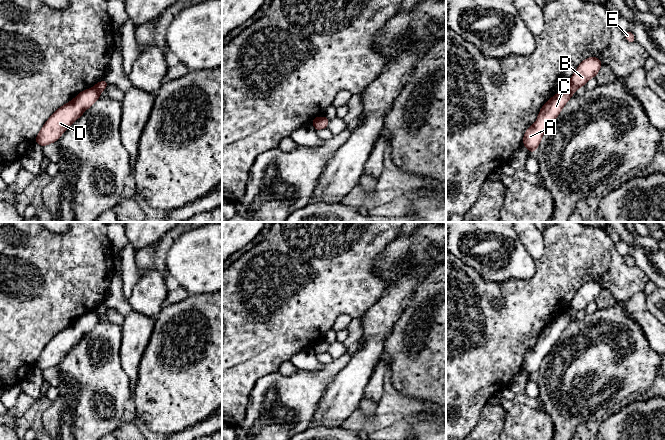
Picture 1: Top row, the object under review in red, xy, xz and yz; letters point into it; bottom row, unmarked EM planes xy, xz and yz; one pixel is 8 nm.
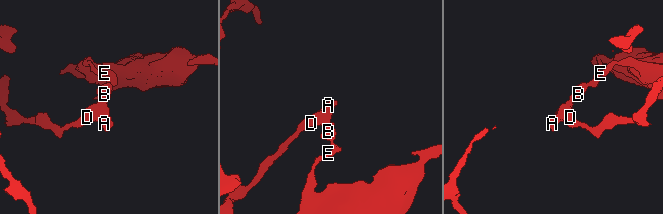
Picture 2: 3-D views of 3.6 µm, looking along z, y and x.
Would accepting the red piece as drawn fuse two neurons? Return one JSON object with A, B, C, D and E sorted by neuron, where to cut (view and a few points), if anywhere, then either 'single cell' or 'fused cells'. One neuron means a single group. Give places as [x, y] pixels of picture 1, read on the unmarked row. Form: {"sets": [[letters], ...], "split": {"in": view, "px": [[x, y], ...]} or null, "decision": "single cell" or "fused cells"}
{"sets": [["A", "C", "D"], ["B", "E"]], "split": {"in": "xy", "px": [[93, 311], [99, 317]]}, "decision": "fused cells"}

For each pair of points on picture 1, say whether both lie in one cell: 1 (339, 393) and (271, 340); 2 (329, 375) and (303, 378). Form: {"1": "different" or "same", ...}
{"1": "different", "2": "same"}

